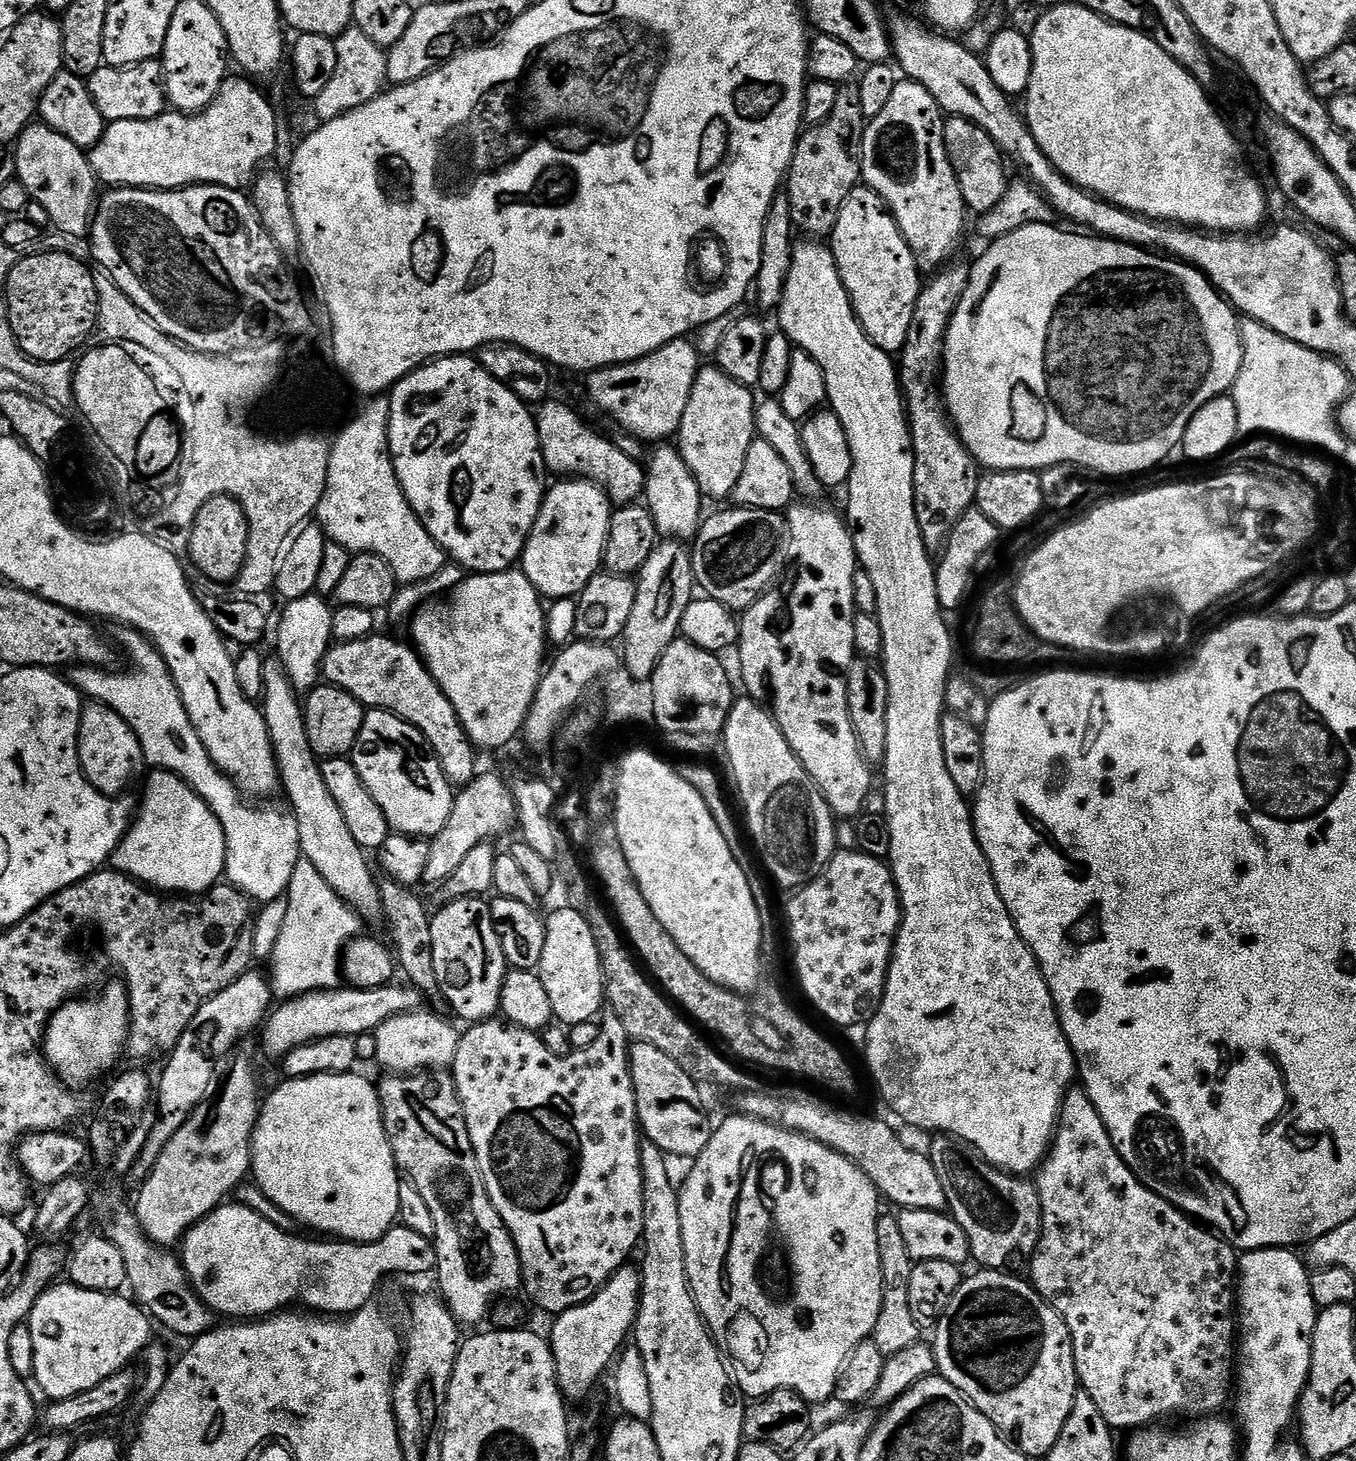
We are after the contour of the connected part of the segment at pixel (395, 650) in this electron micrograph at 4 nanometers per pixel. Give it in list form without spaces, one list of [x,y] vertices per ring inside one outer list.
[[[373,634],[345,644],[333,643],[324,655],[323,679],[354,694],[365,709],[389,712],[407,724],[413,724],[431,744],[432,753],[438,758],[450,783],[453,786],[469,784],[478,775],[478,752],[464,733],[454,706],[450,706],[450,698],[446,698],[424,661],[407,643],[399,644],[388,636],[380,635]]]

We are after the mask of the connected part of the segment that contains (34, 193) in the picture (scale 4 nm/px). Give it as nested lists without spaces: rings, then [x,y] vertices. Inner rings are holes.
[[[33,122],[14,141],[16,179],[26,186],[29,201],[46,210],[49,225],[68,236],[89,235],[98,203],[98,181],[85,149],[58,134],[43,122]]]

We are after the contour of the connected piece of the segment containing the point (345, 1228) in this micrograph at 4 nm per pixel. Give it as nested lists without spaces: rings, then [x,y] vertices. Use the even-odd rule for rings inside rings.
[[[343,1072],[337,1076],[303,1076],[297,1080],[288,1078],[280,1084],[272,1093],[263,1097],[260,1106],[260,1117],[256,1120],[256,1129],[252,1135],[252,1170],[251,1179],[257,1188],[274,1202],[286,1214],[290,1214],[301,1225],[313,1228],[313,1233],[327,1234],[332,1238],[339,1238],[344,1242],[354,1244],[370,1244],[374,1240],[381,1240],[397,1223],[400,1211],[398,1210],[398,1190],[402,1183],[402,1173],[396,1166],[396,1159],[392,1153],[392,1147],[386,1134],[386,1126],[382,1118],[382,1106],[380,1094],[375,1083],[371,1084],[364,1076],[356,1076],[352,1072]]]

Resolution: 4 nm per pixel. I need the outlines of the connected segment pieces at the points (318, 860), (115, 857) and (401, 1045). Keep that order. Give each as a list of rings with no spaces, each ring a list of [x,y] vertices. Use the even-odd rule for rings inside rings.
[[[275,659],[264,662],[264,690],[262,711],[270,734],[272,749],[276,755],[276,769],[280,771],[280,788],[288,795],[292,817],[298,822],[298,838],[302,856],[314,864],[318,873],[329,883],[338,898],[355,908],[361,921],[381,919],[380,885],[378,876],[368,865],[366,849],[354,842],[342,813],[334,803],[334,794],[322,778],[321,761],[306,738],[304,710],[298,693],[288,680],[283,668]]]
[[[152,770],[149,773],[134,819],[128,825],[120,844],[112,852],[111,867],[161,894],[179,894],[184,898],[207,894],[221,883],[225,875],[226,834],[222,830],[222,822],[218,822],[214,810],[210,810],[208,803],[185,780],[178,778],[173,772],[163,770]]]
[[[417,1010],[392,1016],[382,1022],[374,1033],[378,1042],[377,1065],[381,1064],[388,1074],[415,1074],[425,1070],[448,1070],[458,1054],[458,1042],[462,1035],[443,1015],[435,1011]]]

